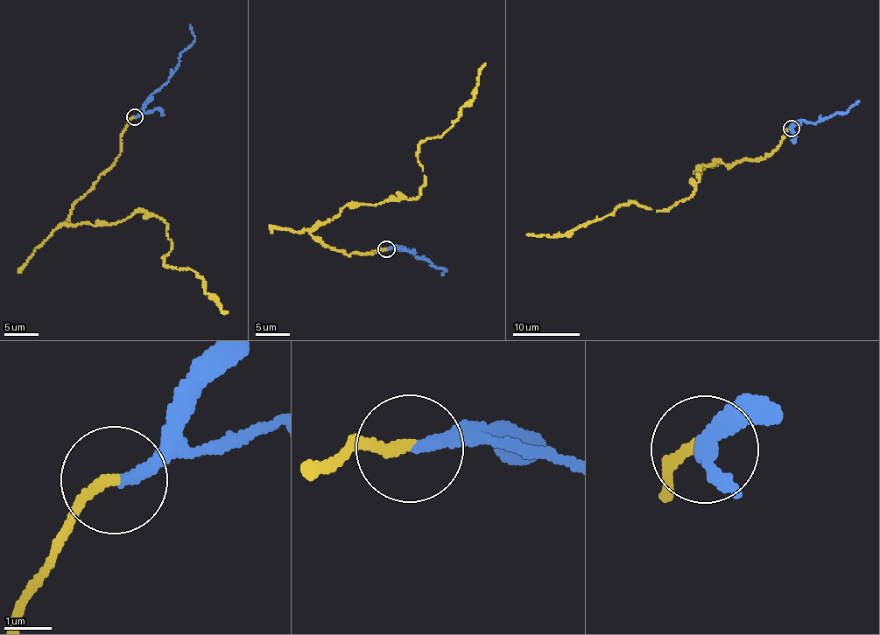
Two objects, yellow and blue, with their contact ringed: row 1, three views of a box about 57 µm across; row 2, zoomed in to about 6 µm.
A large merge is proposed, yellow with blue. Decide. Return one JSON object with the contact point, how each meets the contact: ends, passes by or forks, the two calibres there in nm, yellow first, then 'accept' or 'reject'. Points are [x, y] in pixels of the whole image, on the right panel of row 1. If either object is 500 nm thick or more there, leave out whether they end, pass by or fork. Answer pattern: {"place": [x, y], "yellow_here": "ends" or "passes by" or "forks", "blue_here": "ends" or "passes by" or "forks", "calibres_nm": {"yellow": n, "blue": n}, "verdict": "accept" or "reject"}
{"place": [791, 128], "yellow_here": "ends", "blue_here": "ends", "calibres_nm": {"yellow": 220, "blue": 240}, "verdict": "accept"}

